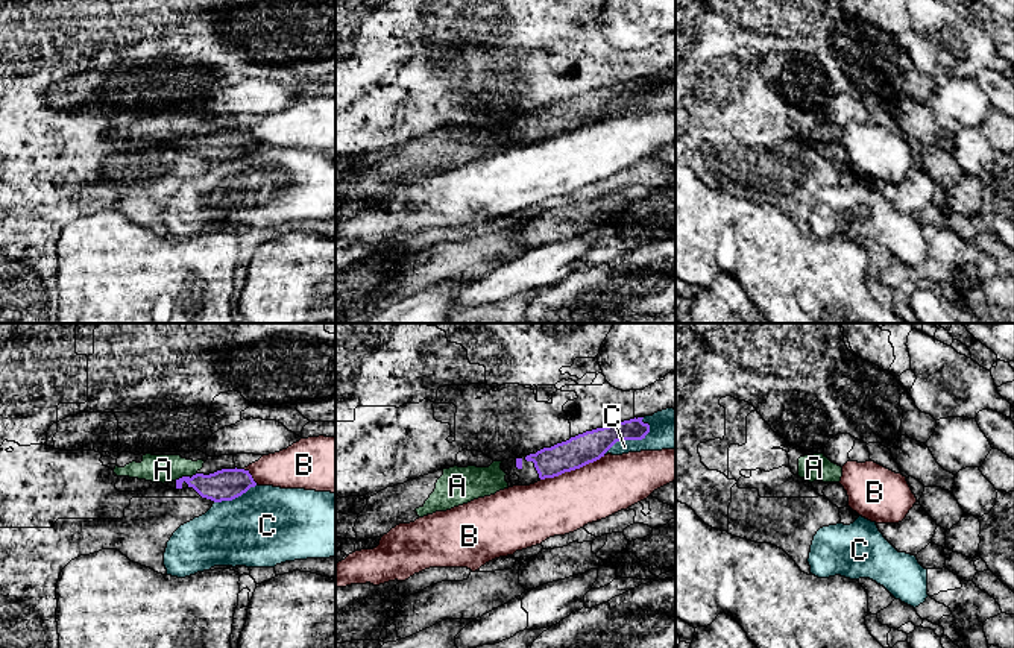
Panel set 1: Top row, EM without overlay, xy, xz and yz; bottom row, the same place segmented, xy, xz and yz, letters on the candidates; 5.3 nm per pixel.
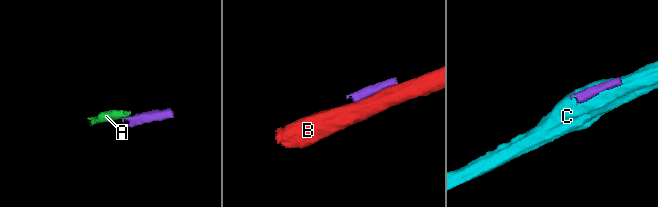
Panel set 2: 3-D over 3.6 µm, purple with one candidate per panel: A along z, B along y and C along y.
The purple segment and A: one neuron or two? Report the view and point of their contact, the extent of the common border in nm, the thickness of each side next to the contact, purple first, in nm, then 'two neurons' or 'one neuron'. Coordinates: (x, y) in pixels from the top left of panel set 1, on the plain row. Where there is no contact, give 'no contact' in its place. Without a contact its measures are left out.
xy (182, 137) | 80 nm | 170/140 nm | two neurons

